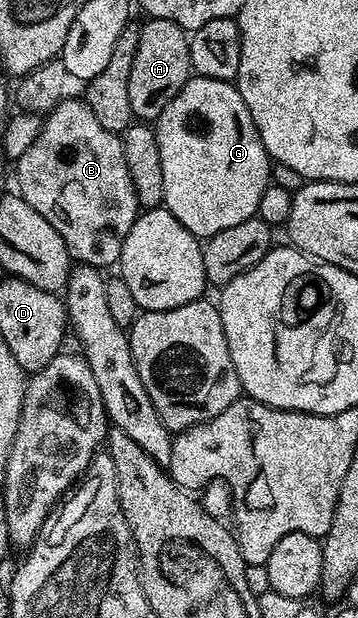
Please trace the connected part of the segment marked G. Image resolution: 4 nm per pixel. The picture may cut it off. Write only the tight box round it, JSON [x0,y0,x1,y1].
[154,77,270,241]

